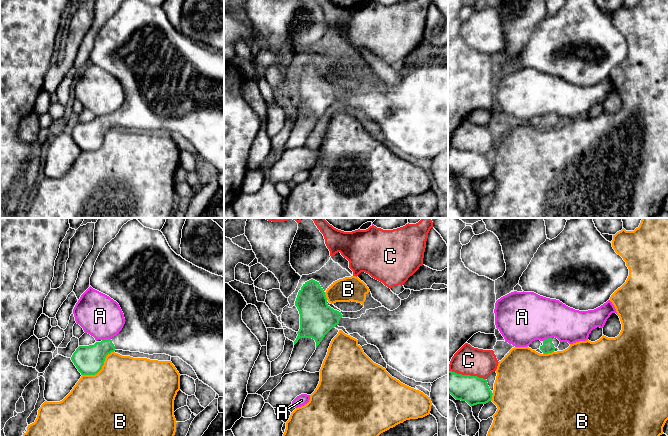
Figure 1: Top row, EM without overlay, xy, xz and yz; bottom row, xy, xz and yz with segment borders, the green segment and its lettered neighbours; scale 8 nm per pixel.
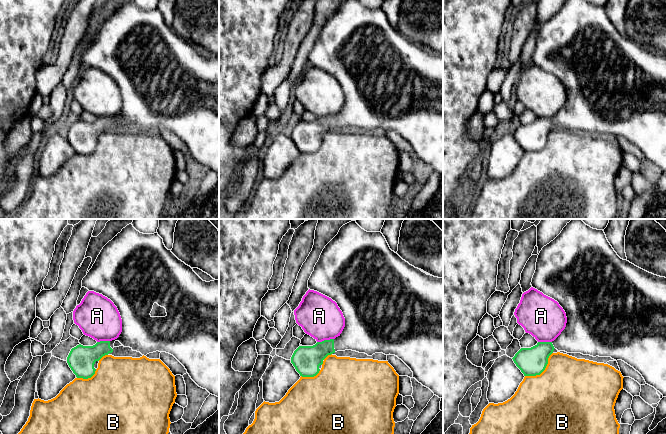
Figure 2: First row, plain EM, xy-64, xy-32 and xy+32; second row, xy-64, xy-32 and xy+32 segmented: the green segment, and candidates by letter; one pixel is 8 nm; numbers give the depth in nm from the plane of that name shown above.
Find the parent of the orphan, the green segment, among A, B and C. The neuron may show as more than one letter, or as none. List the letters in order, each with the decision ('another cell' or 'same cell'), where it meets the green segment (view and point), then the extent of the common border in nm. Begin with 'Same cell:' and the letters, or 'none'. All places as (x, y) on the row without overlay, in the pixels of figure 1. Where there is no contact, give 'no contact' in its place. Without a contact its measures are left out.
Same cell: none
A: another cell | yz (546, 115) | 80 nm
B: another cell | xy (101, 144) | 320 nm
C: another cell | yz (467, 151) | 300 nm

